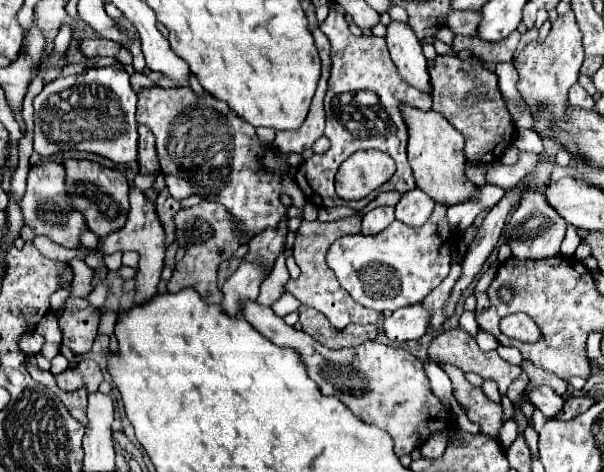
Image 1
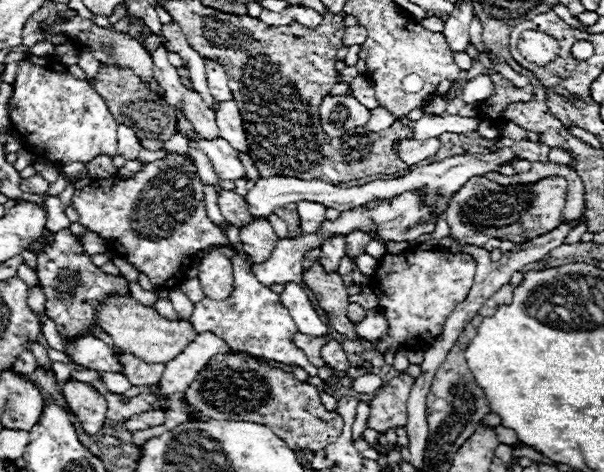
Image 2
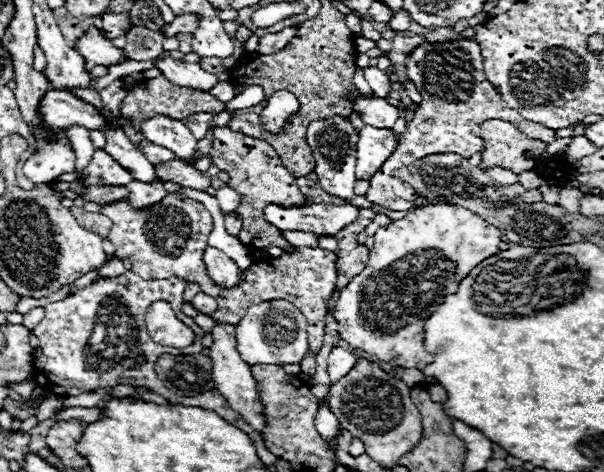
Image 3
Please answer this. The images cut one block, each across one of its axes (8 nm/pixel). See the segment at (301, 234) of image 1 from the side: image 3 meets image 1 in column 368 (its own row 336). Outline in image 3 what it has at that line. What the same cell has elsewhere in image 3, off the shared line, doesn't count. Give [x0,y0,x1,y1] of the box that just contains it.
[212,248,338,350]

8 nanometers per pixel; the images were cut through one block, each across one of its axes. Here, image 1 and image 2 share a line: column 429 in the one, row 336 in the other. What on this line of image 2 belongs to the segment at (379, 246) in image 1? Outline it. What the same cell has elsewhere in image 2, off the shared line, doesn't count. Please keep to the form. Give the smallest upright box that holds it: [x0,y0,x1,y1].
[188,226,318,376]

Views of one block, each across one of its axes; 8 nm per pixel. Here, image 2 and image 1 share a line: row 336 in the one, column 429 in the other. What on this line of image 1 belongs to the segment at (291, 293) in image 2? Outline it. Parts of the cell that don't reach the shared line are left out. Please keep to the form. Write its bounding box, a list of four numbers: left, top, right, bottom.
[382,304,430,344]

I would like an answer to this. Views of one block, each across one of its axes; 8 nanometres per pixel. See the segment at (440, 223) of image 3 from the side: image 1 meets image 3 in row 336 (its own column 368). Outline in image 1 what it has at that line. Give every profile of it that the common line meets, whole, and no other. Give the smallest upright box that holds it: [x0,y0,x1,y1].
[242,302,454,456]

